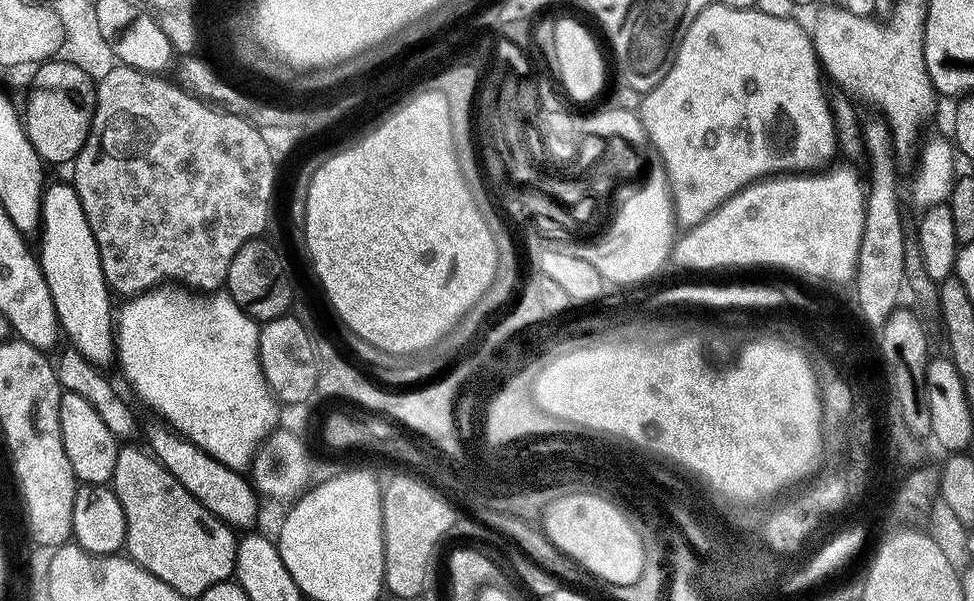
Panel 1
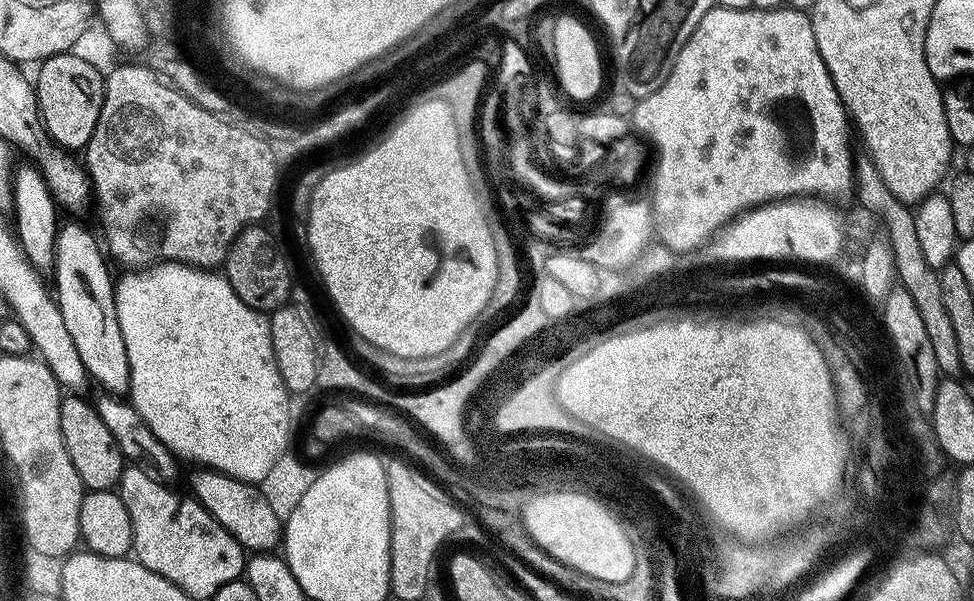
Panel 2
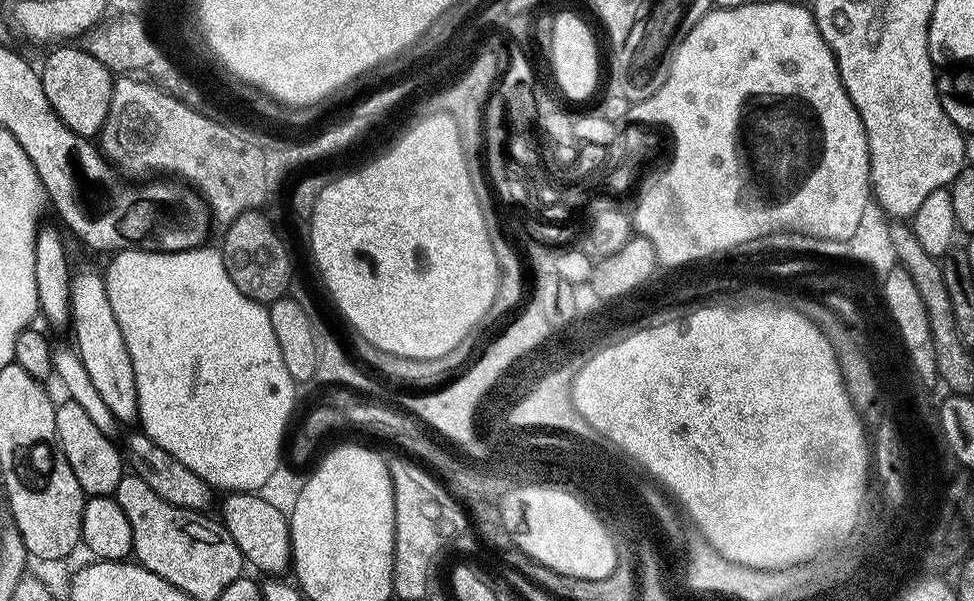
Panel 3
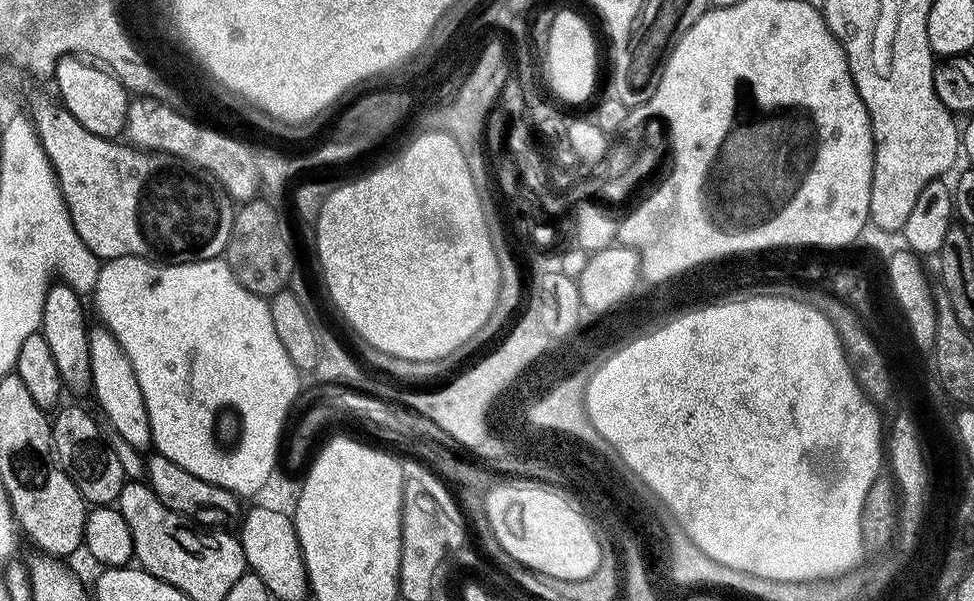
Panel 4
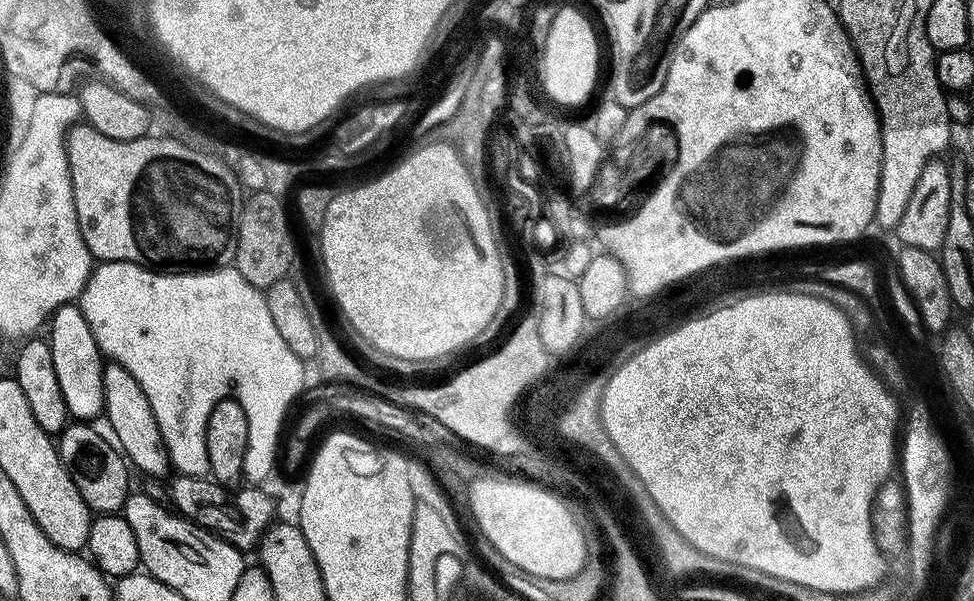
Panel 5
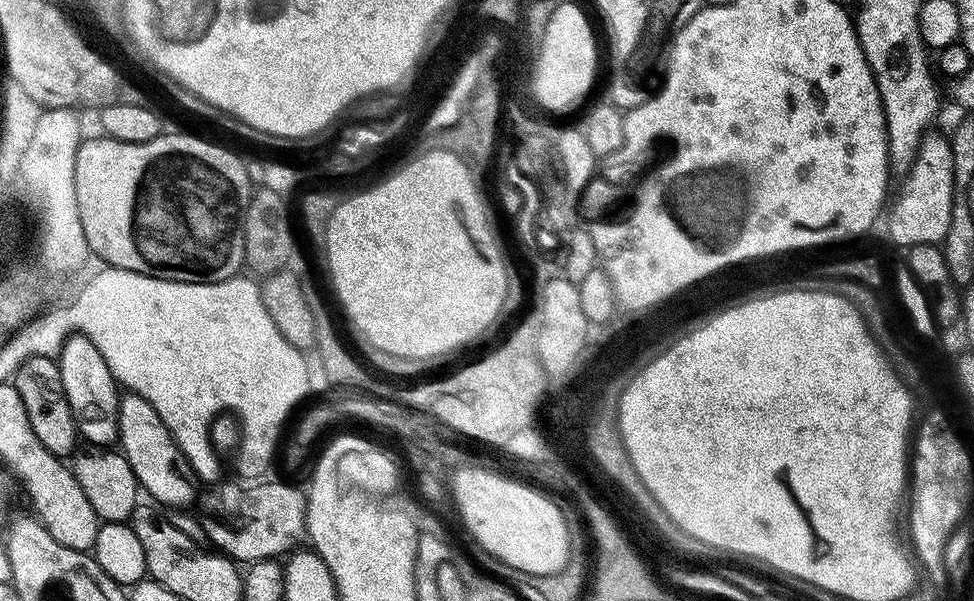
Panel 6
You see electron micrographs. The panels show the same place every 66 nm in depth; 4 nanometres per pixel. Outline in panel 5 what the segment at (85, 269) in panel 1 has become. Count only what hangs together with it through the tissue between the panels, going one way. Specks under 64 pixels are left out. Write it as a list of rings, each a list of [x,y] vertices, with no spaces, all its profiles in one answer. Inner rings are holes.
[[[105,363],[102,386],[104,387],[102,416],[103,419],[108,419],[108,424],[112,427],[111,439],[118,445],[125,461],[135,471],[137,468],[148,476],[167,477],[170,472],[170,461],[162,438],[162,430],[158,430],[158,418],[154,418],[154,410],[150,410],[150,398],[146,398],[142,386],[134,382],[134,374],[130,374],[130,370],[126,370],[121,364]]]

